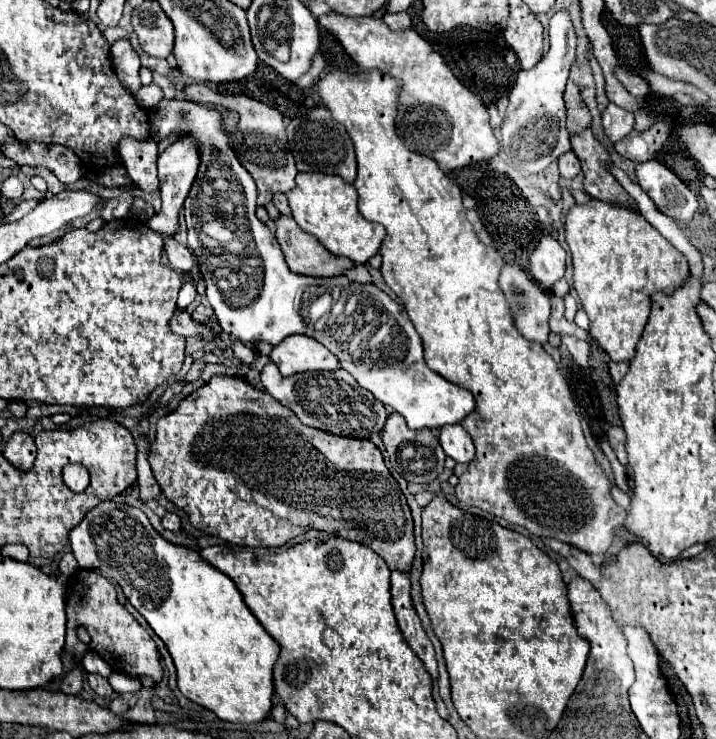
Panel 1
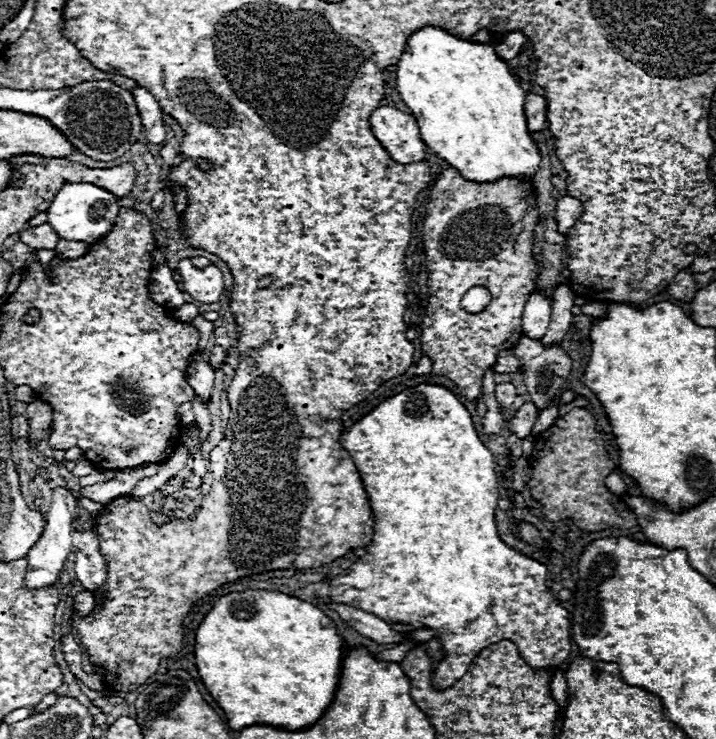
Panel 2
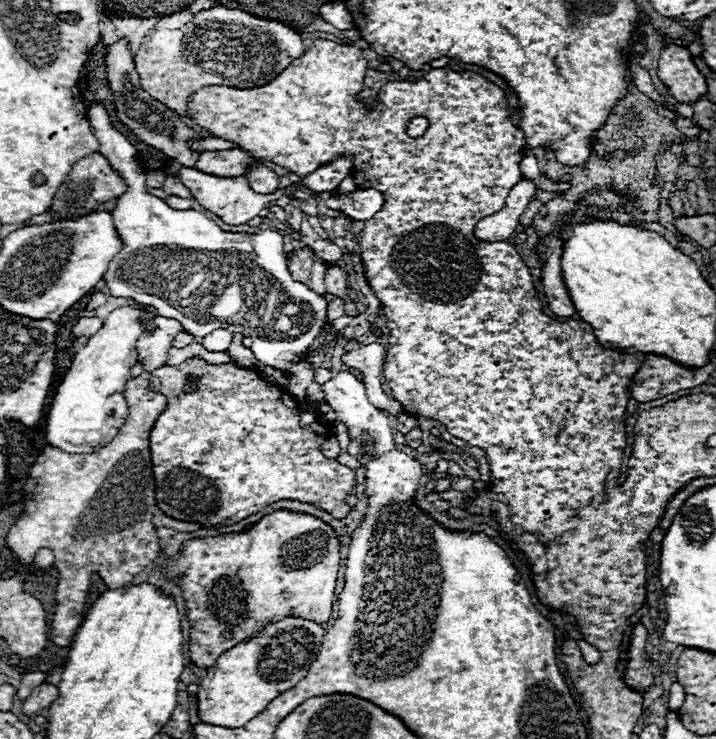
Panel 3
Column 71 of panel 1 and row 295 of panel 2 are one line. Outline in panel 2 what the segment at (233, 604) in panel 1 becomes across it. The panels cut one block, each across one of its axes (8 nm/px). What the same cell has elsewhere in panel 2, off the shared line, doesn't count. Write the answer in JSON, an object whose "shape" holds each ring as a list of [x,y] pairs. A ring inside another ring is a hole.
{"shape":[[[544,290],[534,292],[530,296],[530,300],[524,306],[524,314],[522,314],[522,334],[532,338],[532,340],[540,340],[550,324],[550,298],[544,294]]]}

